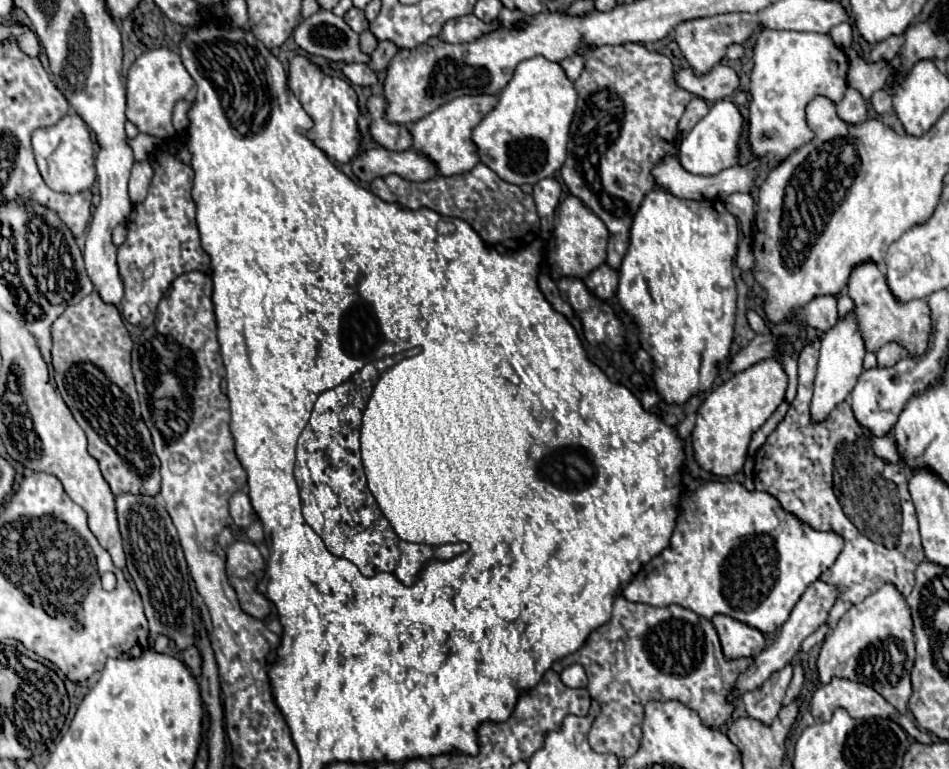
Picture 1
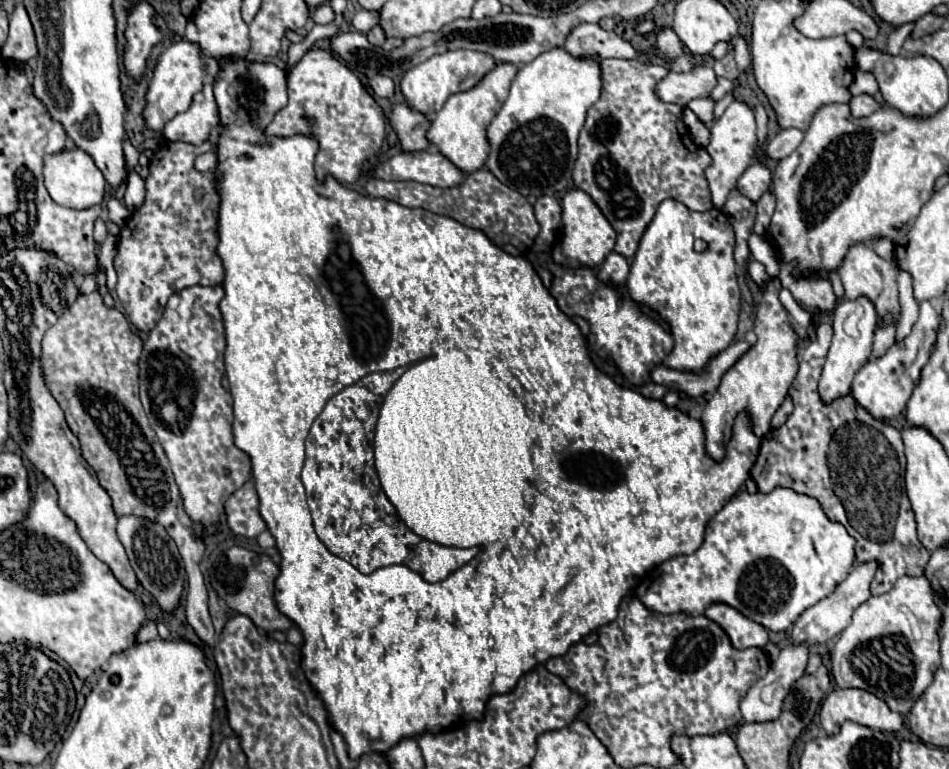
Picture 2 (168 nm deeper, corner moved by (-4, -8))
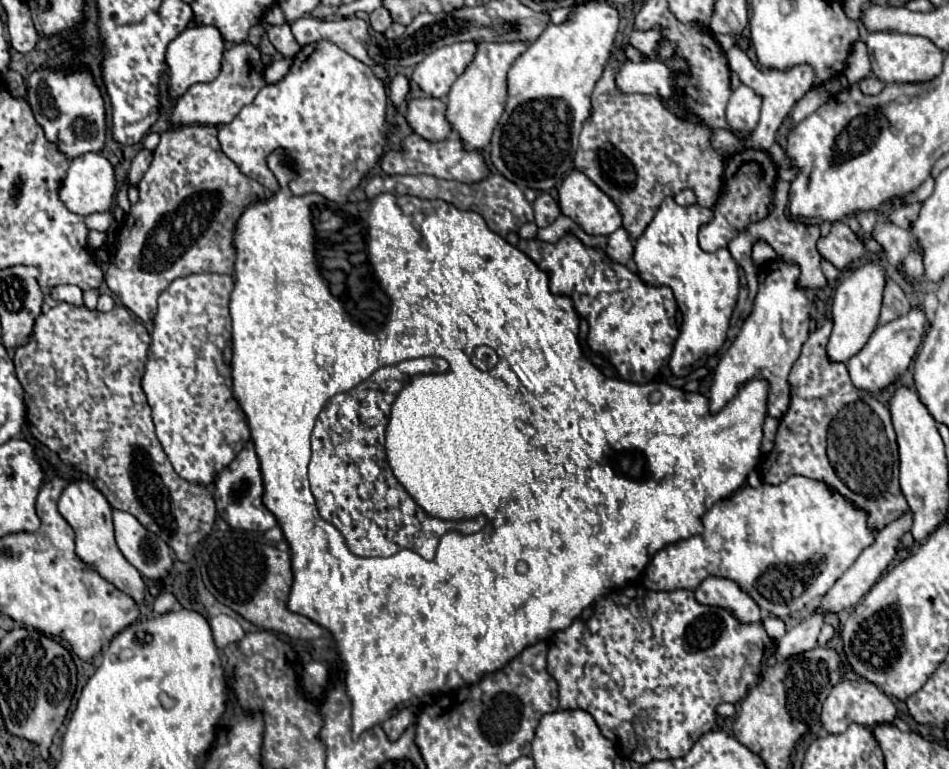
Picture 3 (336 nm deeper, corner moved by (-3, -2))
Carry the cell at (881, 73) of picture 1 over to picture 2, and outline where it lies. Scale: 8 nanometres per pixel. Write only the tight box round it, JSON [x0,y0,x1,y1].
[886,23,914,55]

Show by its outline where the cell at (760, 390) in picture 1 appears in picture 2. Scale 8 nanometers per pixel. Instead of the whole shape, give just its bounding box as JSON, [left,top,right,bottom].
[702,279,798,461]

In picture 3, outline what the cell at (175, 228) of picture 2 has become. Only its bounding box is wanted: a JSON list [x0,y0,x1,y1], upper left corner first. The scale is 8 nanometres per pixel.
[105,125,265,321]

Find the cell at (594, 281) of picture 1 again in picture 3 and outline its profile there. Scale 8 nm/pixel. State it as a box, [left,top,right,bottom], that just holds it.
[605,227,633,265]

